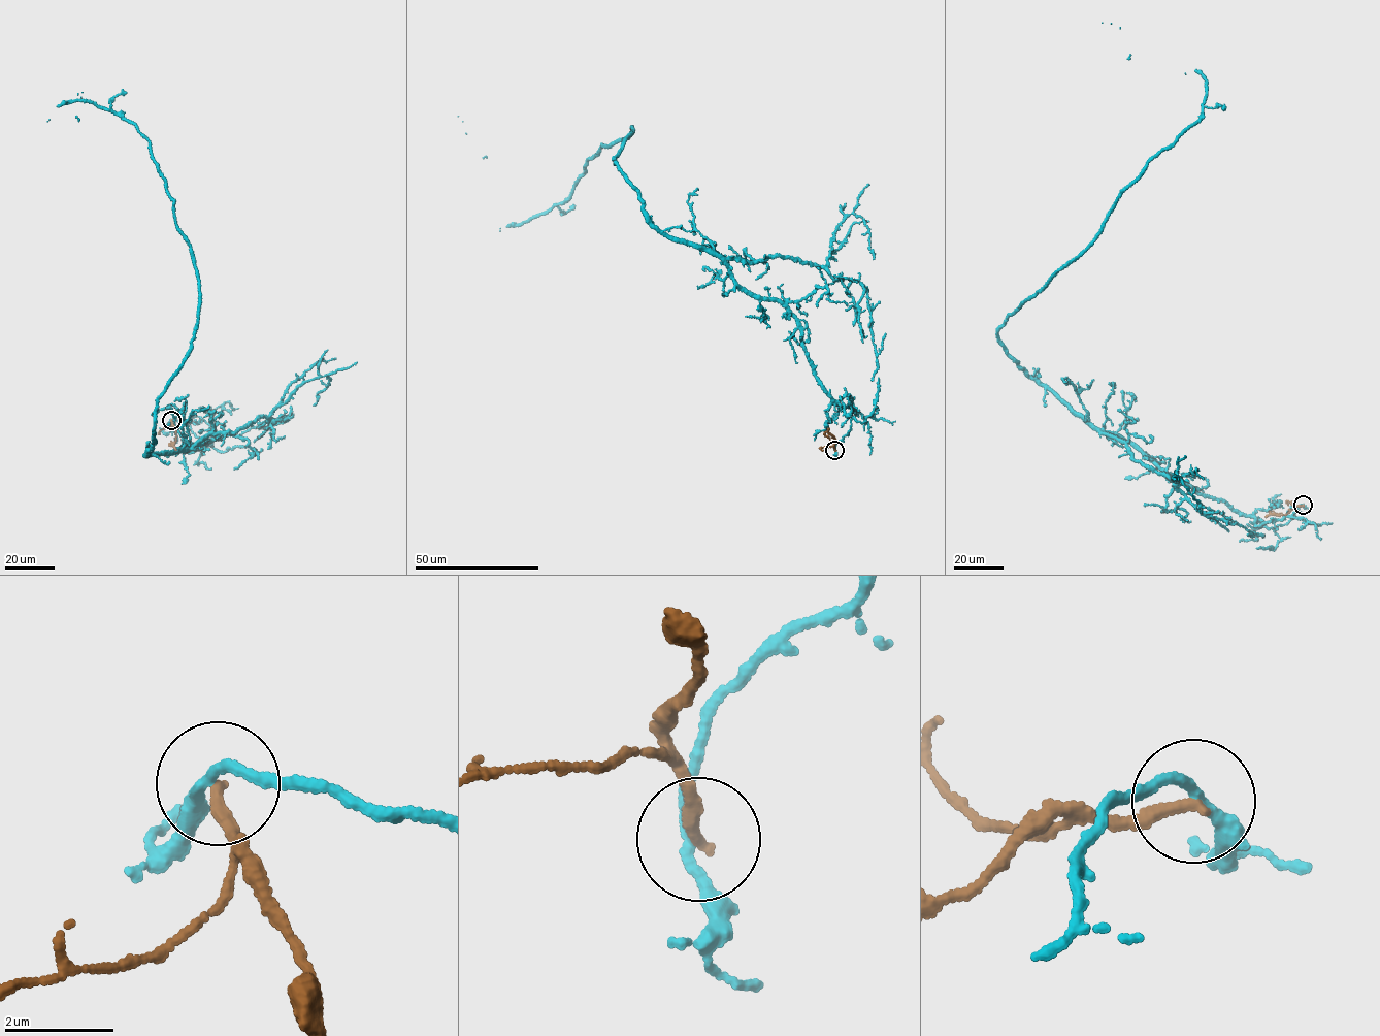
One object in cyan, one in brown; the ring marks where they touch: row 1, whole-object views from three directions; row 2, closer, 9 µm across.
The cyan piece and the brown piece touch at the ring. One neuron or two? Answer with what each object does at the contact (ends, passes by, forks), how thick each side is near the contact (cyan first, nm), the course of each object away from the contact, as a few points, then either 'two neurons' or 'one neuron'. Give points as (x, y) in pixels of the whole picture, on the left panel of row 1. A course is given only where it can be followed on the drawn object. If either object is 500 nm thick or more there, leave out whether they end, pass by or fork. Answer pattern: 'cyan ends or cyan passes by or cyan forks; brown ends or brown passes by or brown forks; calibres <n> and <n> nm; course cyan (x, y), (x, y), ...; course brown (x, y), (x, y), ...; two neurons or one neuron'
cyan passes by; brown ends; calibres 180 and 240 nm; course cyan (171, 420), (214, 441), (146, 454), (197, 321), (188, 240), (148, 139), (59, 105), (80, 97); course brown (171, 420), (176, 440), (171, 446), (171, 441); two neurons

